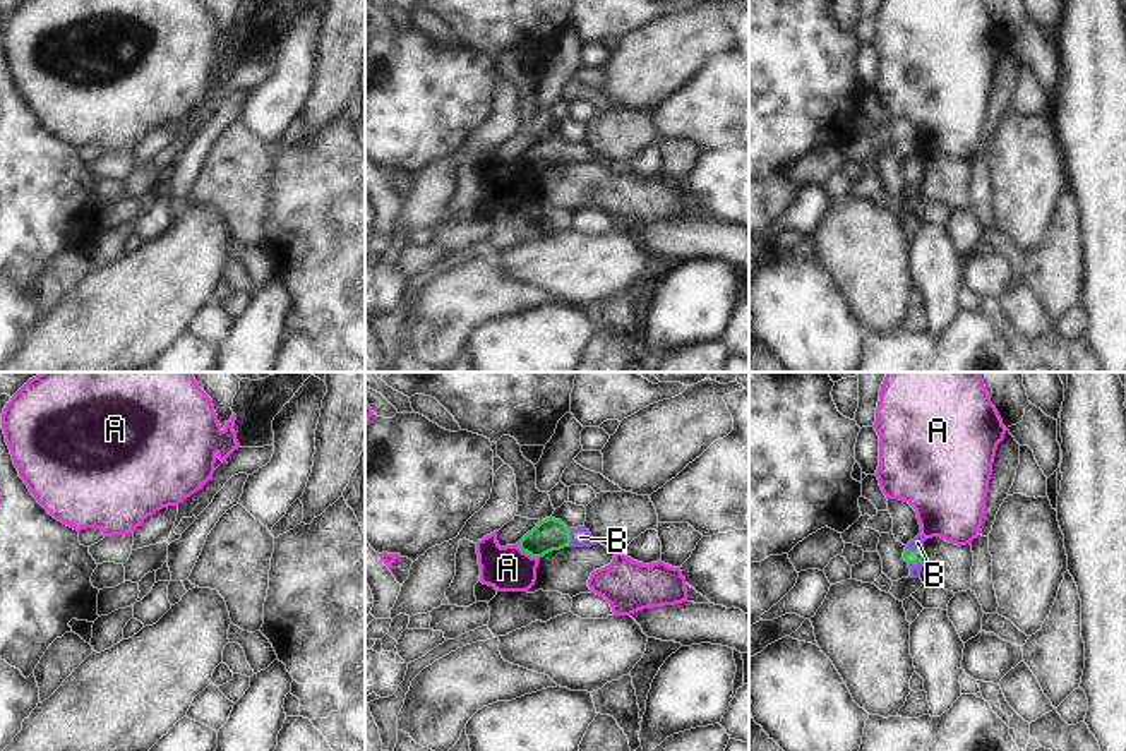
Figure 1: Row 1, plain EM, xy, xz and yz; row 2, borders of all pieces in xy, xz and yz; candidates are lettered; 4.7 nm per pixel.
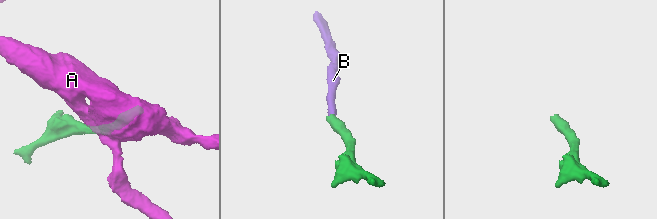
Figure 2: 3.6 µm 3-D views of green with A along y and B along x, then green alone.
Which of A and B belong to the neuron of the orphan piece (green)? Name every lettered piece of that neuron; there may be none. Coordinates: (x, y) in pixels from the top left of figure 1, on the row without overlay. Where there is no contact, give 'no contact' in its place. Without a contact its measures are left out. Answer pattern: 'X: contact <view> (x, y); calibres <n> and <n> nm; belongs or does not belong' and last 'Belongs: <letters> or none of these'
A: contact xz (528, 168); calibres 150 and 220 nm; does not belong
B: contact xz (569, 153); calibres 150 and 100 nm; belongs
Belongs: B

